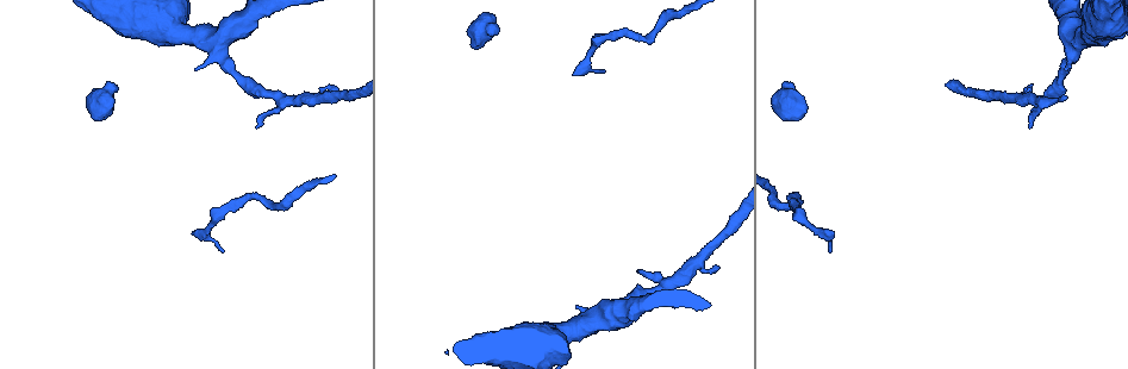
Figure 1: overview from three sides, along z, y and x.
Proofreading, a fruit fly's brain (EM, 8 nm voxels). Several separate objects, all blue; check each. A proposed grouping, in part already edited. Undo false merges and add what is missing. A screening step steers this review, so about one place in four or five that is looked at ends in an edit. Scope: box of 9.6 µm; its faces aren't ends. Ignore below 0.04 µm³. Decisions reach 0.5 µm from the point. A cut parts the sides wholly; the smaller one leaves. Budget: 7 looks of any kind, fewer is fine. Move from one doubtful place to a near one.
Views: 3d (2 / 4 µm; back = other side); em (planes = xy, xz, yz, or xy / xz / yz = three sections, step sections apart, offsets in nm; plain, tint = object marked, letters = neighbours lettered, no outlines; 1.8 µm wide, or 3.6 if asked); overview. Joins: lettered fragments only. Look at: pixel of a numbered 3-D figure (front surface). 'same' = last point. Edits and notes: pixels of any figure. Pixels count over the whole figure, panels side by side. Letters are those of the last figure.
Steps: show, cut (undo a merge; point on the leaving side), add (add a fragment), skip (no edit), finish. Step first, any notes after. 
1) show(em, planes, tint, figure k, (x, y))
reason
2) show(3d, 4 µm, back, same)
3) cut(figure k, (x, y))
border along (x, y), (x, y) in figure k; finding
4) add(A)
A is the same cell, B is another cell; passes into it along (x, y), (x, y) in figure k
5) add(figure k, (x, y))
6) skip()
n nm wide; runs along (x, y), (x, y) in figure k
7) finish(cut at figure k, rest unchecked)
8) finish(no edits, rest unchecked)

show(3d, 2 µm, figure 1, (1025, 90))
an open end

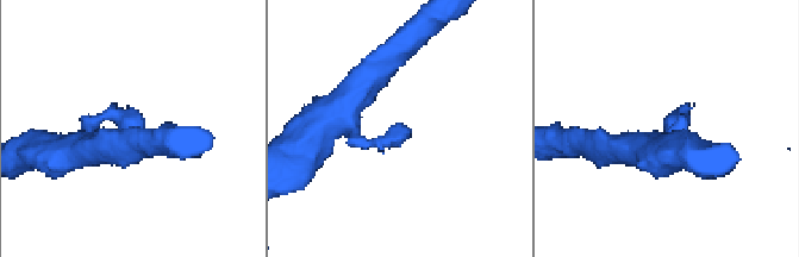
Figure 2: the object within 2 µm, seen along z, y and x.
show(em, planes, plain, figure 2, (141, 122))

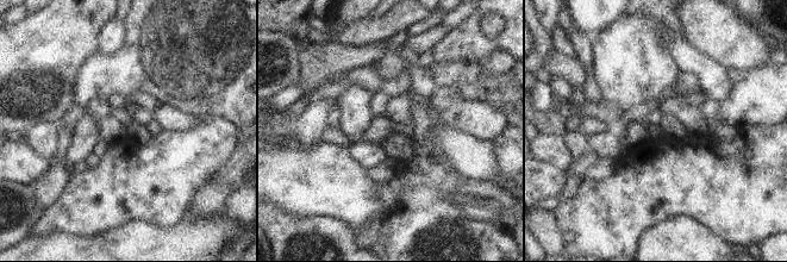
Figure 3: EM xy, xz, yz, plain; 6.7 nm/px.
show(em, planes, letters, same)

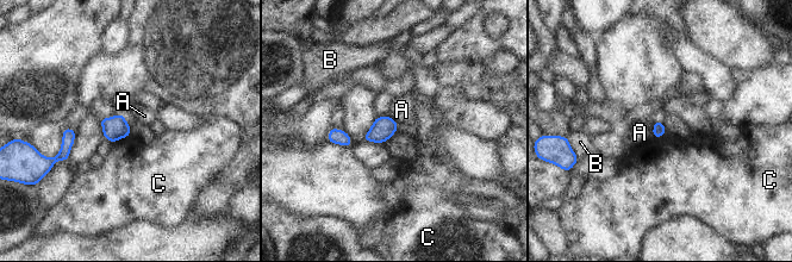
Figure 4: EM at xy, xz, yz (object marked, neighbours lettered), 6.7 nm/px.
skip()
A, B and C are other cells; border along (131, 133), (112, 143) in figure 4; no lettered fragment goes on from it

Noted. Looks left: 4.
show(3d, 4 µm, figure 1, (578, 306))
free end

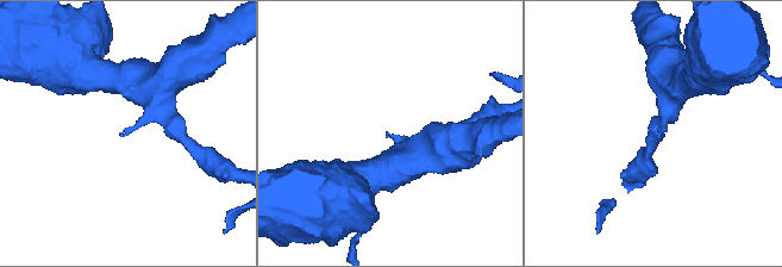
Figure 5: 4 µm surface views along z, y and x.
show(em, 3.6 µm, xy, step 4, letters, figure 5, (389, 134))
now the EM

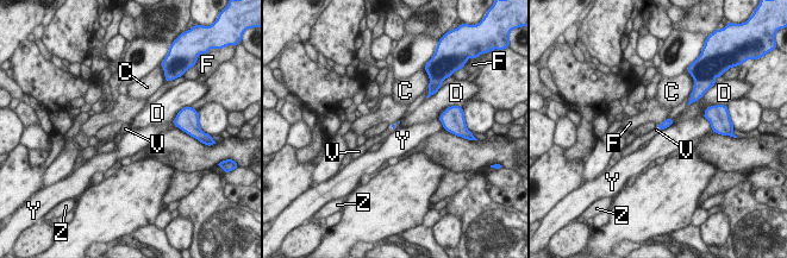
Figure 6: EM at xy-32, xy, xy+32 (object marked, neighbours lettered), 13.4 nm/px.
add(V)
Y touches over 180 nm; V is the same cell, C, D, F, Y and Z are other cells; passes into it along (667, 123), (659, 126), (651, 134) in figure 6; the neuron continues

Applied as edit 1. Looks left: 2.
show(em, 3.6 µm, planes, letters, figure 1, (786, 87))

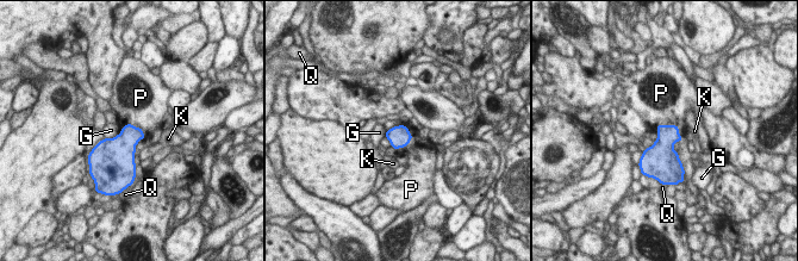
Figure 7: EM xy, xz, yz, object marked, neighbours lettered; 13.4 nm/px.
add(P)
P is the same cell, G, K and Q are other cells; passes into it along (667, 135), (672, 125), (669, 107) in figure 7; the neuron continues

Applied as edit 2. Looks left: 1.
finish(add at figure 6, add at figure 7, rest unchecked)

